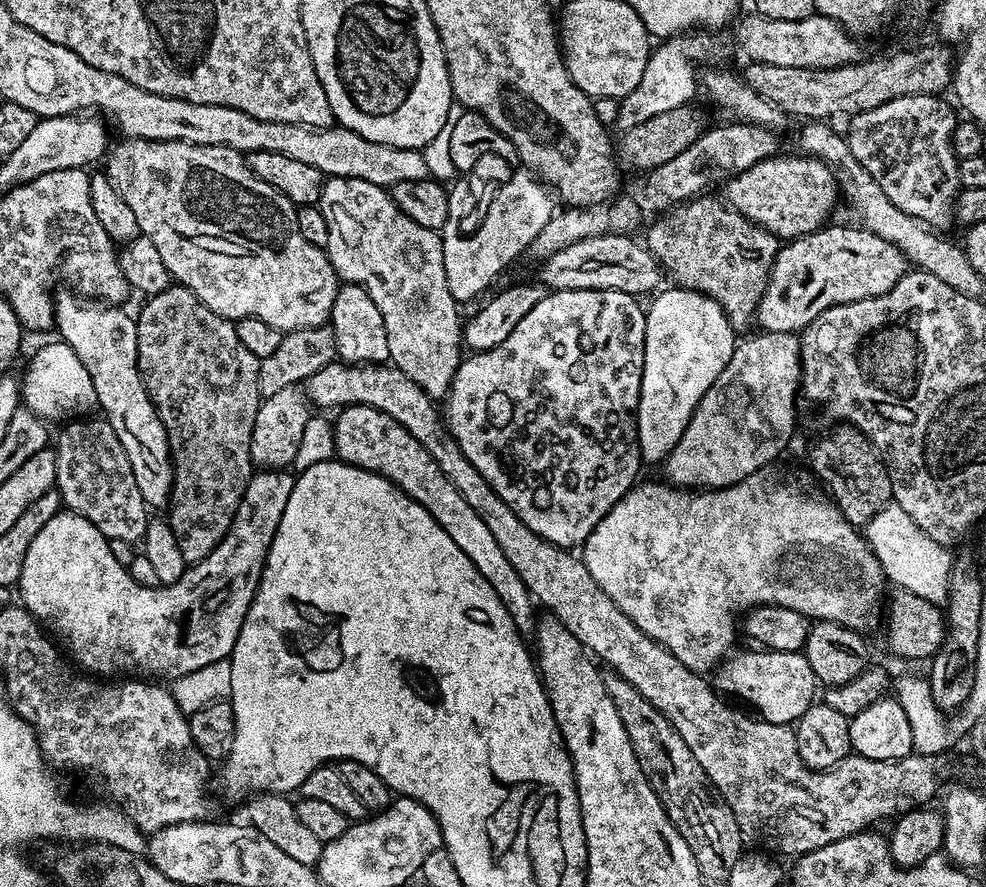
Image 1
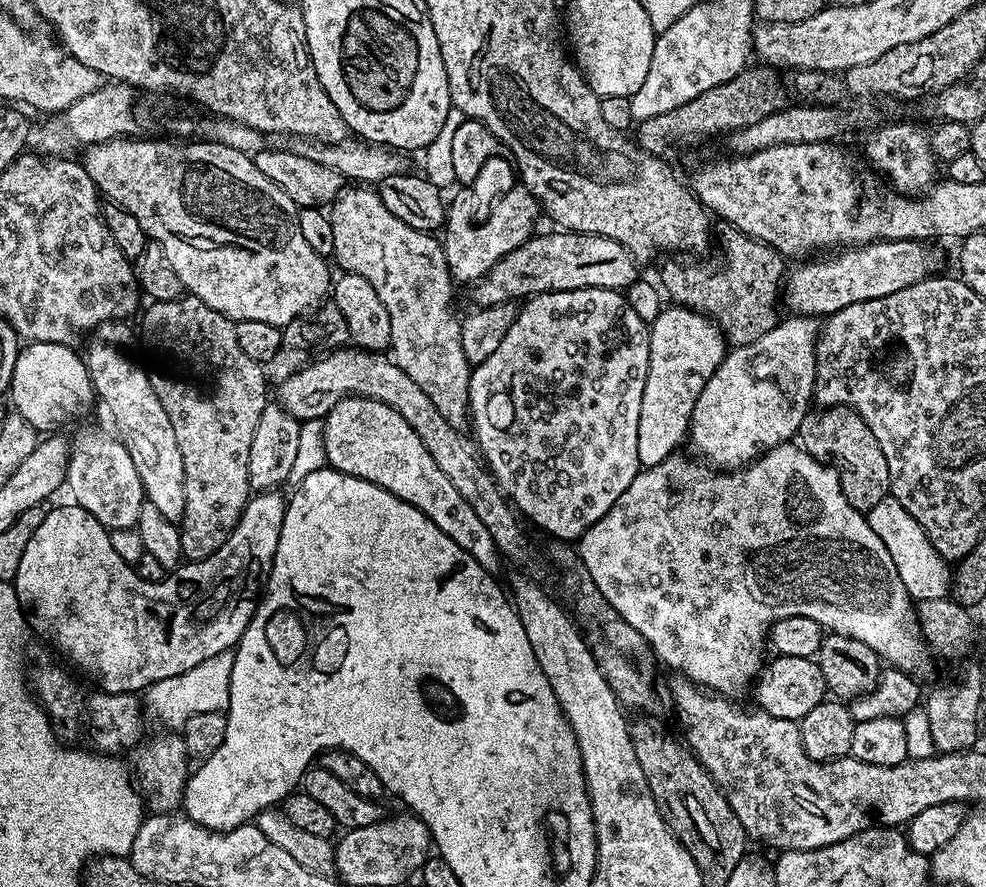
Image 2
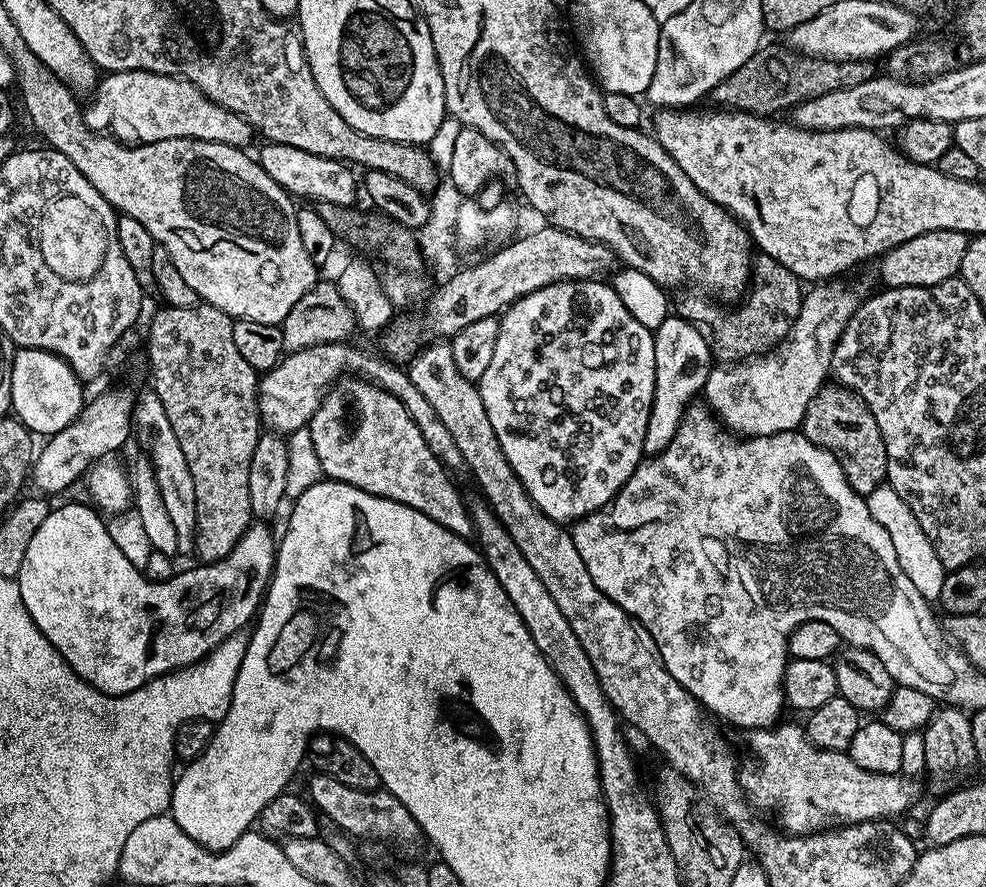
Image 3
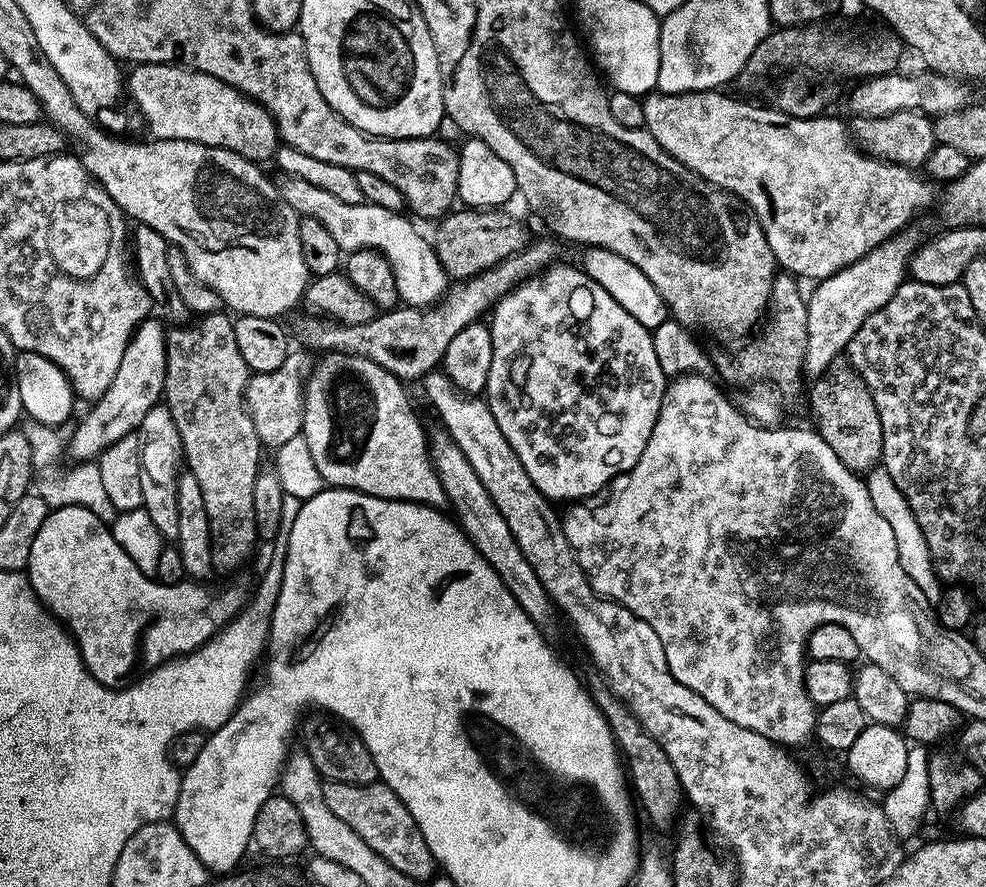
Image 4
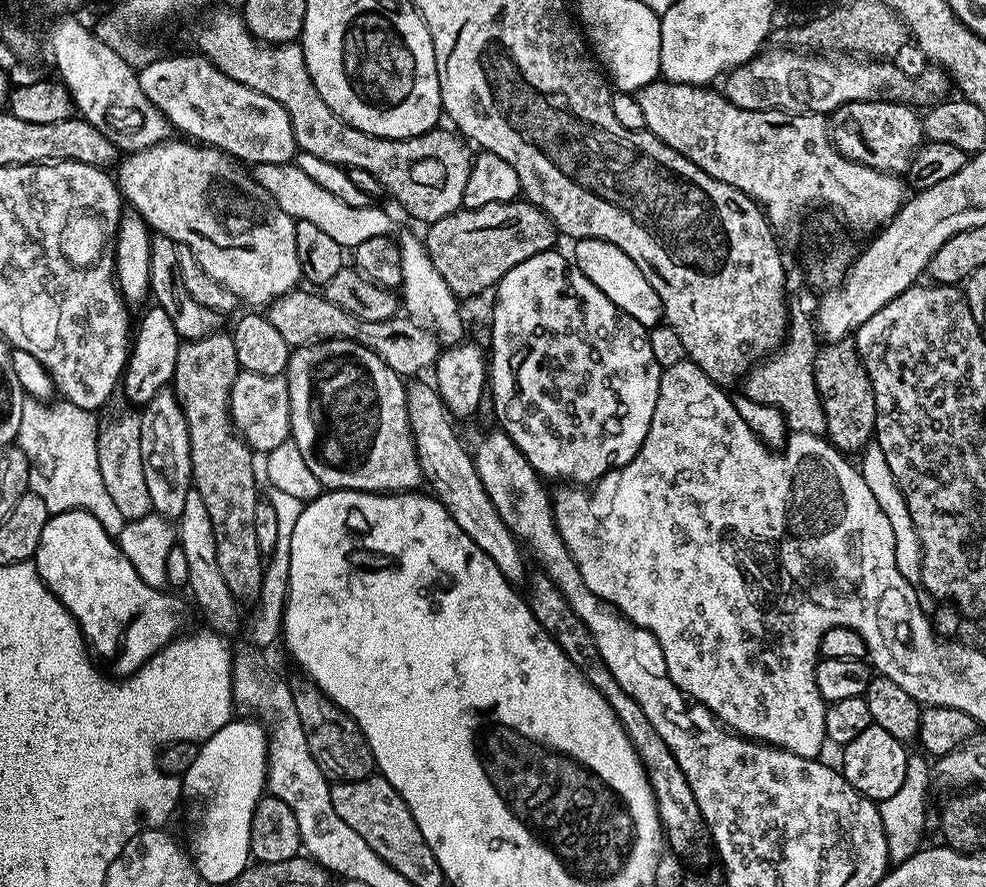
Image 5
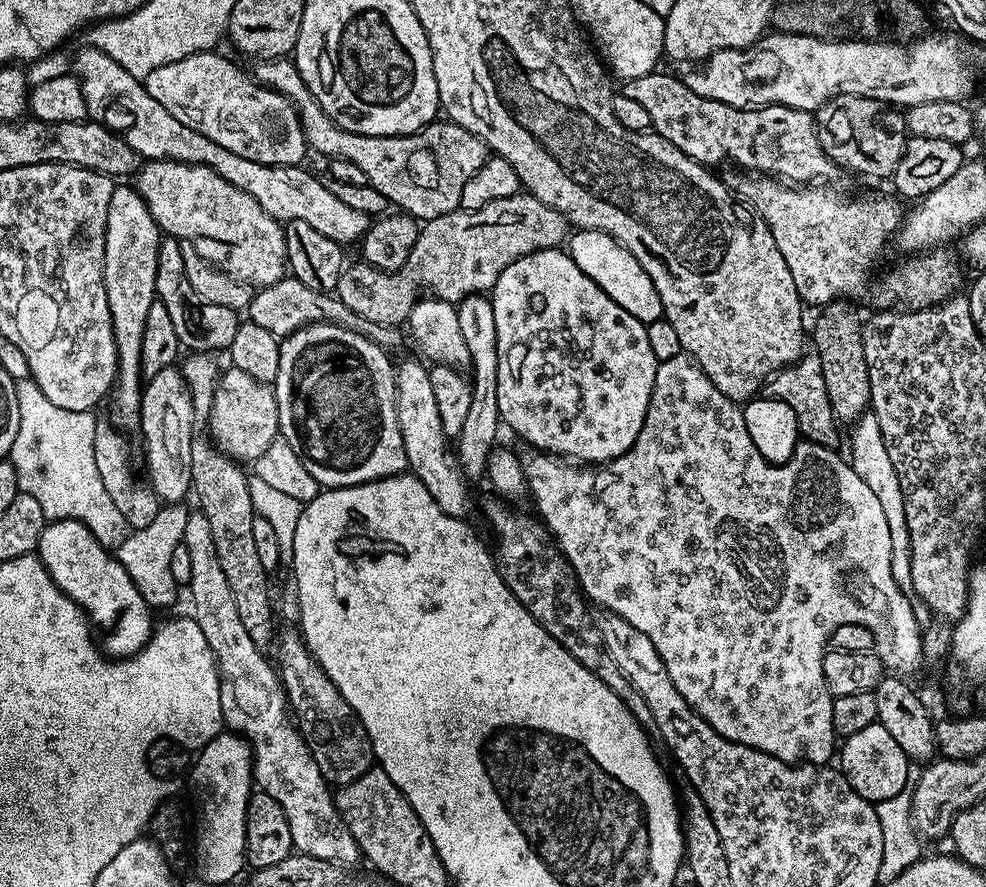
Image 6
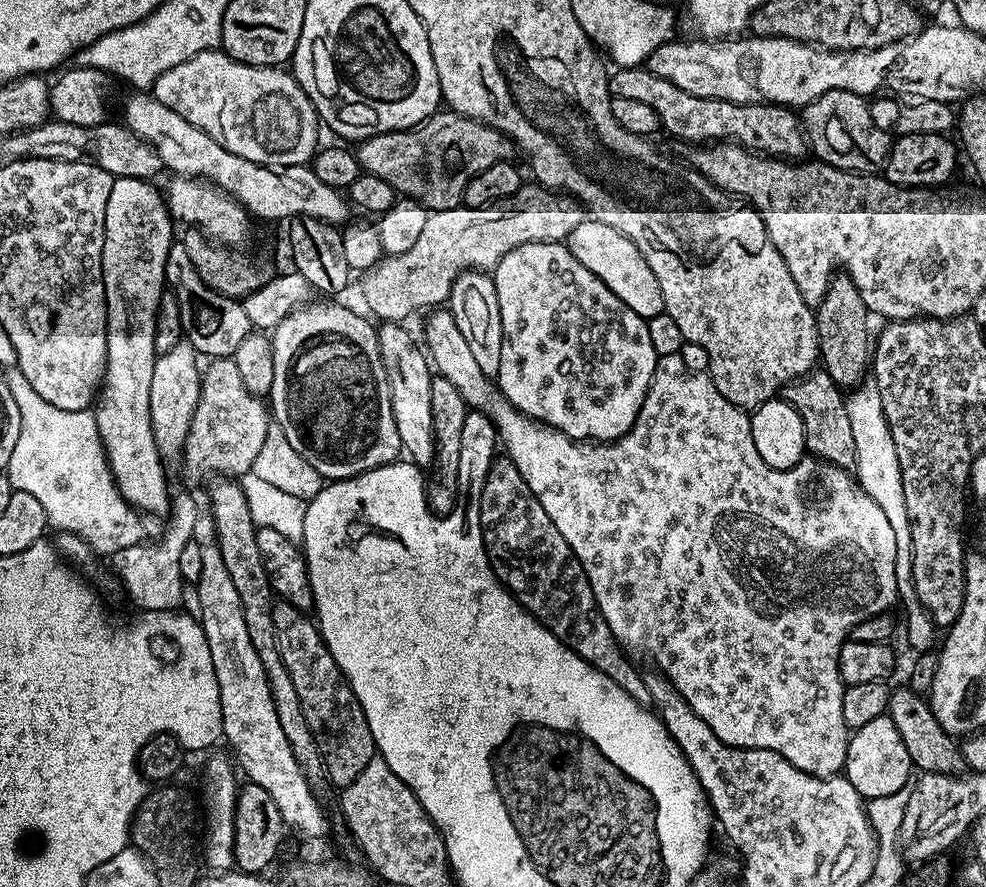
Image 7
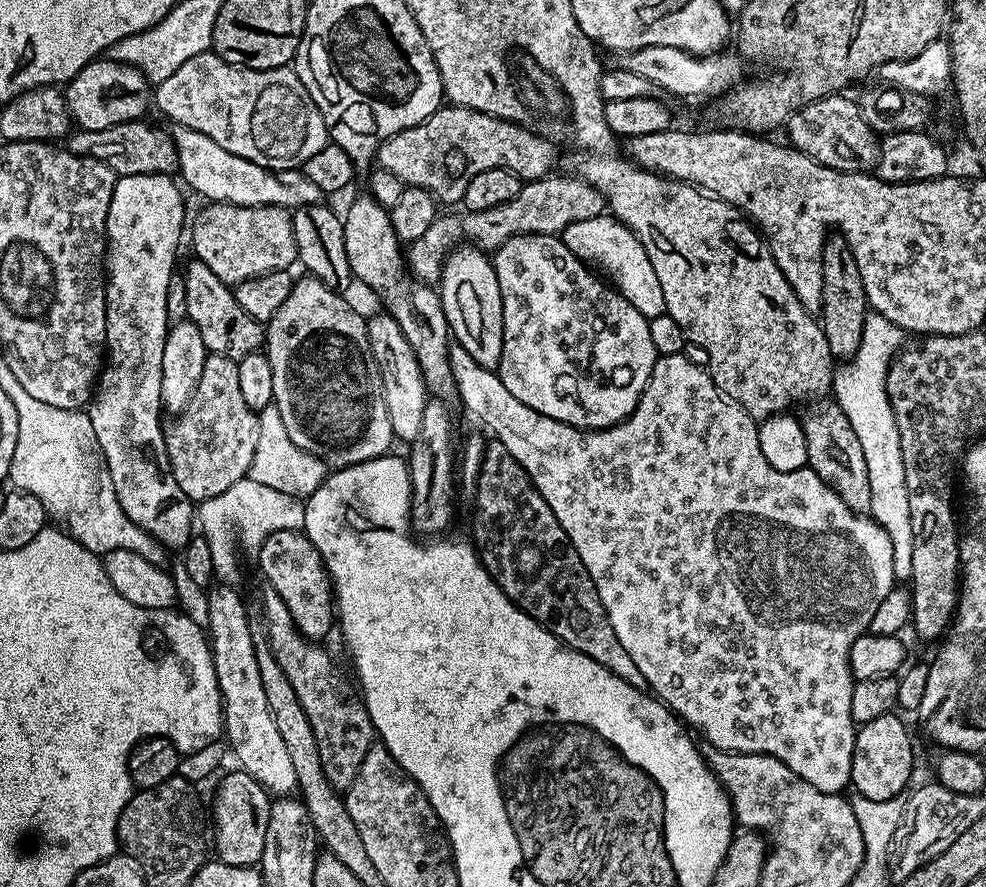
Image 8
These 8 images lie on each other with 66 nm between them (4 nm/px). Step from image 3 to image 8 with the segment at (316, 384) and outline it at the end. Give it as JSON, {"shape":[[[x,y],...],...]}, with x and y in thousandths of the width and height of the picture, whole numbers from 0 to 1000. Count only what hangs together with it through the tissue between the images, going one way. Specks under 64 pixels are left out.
{"shape":[[[211,400],[205,413],[205,426],[201,426],[201,435],[193,453],[175,474],[178,475],[166,483],[170,520],[181,548],[185,548],[185,557],[189,557],[192,564],[204,566],[217,561],[251,538],[260,506],[262,469],[252,461],[245,450],[245,440],[241,435],[240,407],[231,401]]]}

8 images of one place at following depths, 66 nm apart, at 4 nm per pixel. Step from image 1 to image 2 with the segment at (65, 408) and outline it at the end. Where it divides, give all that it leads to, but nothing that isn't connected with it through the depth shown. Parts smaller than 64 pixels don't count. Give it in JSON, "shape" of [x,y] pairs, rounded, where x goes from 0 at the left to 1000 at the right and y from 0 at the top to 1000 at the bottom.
{"shape":[[[28,386],[21,391],[14,413],[14,422],[12,423],[11,459],[18,467],[22,467],[22,471],[26,471],[26,476],[30,476],[30,480],[34,480],[39,485],[60,484],[57,483],[60,478],[71,477],[77,468],[87,468],[93,451],[95,455],[93,427],[89,421],[89,413],[86,402],[82,398],[80,401],[76,397],[77,395],[76,391],[68,388],[56,388],[55,386]]]}

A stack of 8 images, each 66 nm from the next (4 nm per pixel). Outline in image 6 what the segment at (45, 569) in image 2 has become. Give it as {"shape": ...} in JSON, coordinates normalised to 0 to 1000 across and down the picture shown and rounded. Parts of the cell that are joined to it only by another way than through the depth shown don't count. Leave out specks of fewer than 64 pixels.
{"shape":[[[55,586],[46,590],[41,603],[39,626],[47,638],[53,657],[58,658],[79,684],[84,685],[86,694],[98,709],[101,707],[105,711],[105,718],[100,718],[99,726],[106,740],[129,742],[137,740],[148,728],[156,711],[156,702],[154,703],[156,687],[149,681],[140,662],[133,655],[128,638],[111,619],[101,614],[99,607],[86,591],[78,586]]]}

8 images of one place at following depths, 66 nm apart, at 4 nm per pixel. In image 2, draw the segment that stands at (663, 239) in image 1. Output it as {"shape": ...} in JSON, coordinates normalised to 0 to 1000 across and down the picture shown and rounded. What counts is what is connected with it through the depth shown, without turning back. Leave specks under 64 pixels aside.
{"shape":[[[738,255],[733,259],[728,266],[730,298],[705,298],[702,291],[677,291],[682,293],[670,300],[668,319],[683,344],[711,352],[730,369],[739,389],[757,390],[769,386],[773,377],[785,372],[789,364],[787,343],[789,347],[793,338],[797,293],[786,280],[747,257]]]}

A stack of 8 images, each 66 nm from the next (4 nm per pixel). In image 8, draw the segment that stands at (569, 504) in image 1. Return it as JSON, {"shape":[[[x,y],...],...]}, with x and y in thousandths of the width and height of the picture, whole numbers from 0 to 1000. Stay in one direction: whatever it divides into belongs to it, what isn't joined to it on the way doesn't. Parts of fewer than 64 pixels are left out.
{"shape":[[[567,265],[517,268],[508,280],[502,281],[501,299],[505,322],[508,327],[509,354],[511,355],[511,384],[509,386],[508,408],[505,414],[509,435],[513,435],[513,440],[517,440],[517,444],[521,444],[521,449],[525,449],[525,453],[533,453],[533,458],[538,458],[538,462],[546,462],[546,467],[554,467],[566,476],[574,476],[583,483],[597,485],[622,483],[625,478],[636,474],[637,468],[647,458],[649,446],[653,442],[653,436],[657,434],[657,427],[665,411],[667,398],[663,390],[663,381],[659,381],[658,357],[650,354],[634,334],[630,334],[625,328],[624,324],[614,319],[593,294],[586,292],[573,277]]]}

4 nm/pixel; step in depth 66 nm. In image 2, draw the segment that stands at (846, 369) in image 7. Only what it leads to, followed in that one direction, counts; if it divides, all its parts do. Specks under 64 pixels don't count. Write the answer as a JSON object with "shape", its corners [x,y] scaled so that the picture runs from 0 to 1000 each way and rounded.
{"shape":[[[863,458],[828,463],[813,476],[809,499],[826,516],[830,516],[835,523],[843,523],[848,529],[852,537],[854,557],[858,557],[858,566],[879,579],[903,555],[903,525],[899,521],[899,512],[895,512],[895,503],[890,503],[886,485],[878,480],[876,472]]]}

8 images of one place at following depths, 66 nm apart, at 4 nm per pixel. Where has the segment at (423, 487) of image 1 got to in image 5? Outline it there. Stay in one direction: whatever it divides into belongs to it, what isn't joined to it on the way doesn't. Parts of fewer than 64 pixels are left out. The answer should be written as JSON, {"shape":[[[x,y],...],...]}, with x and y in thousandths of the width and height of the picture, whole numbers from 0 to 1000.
{"shape":[[[327,383],[301,392],[292,402],[294,494],[306,507],[310,525],[333,552],[355,555],[421,555],[431,545],[424,521],[416,471],[412,462],[411,430],[379,395],[358,383]]]}

